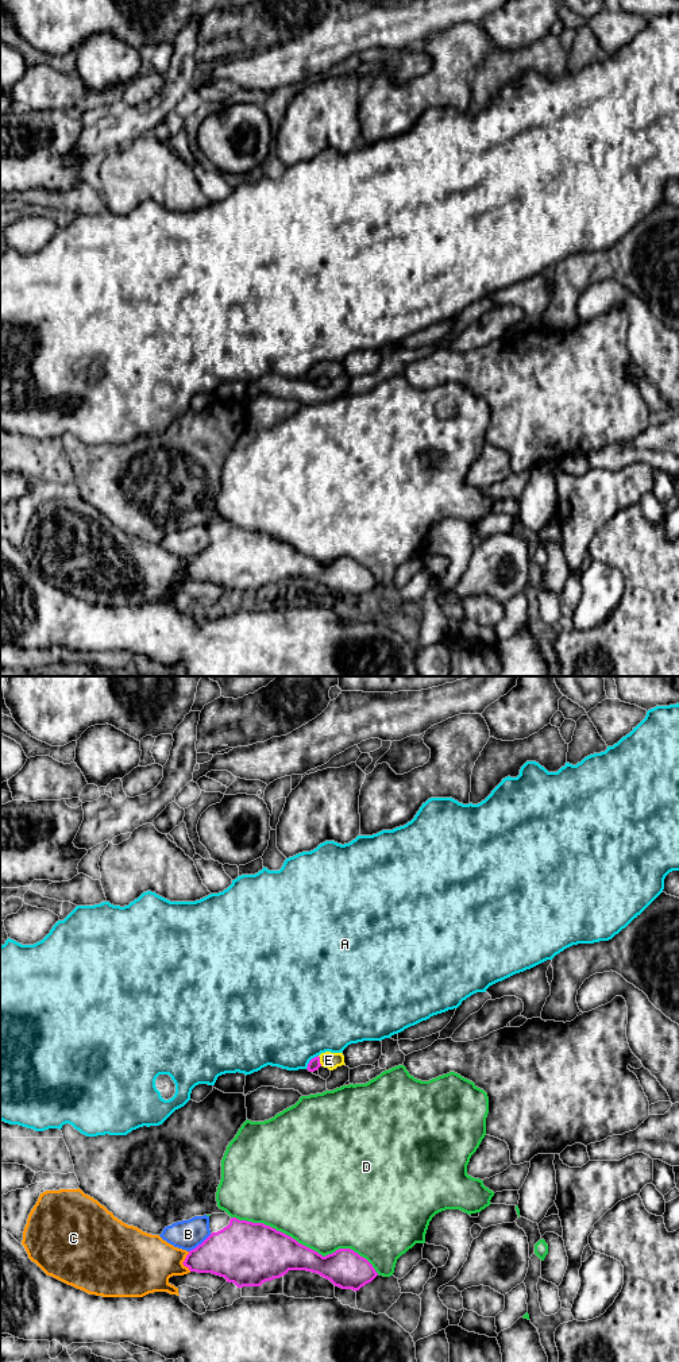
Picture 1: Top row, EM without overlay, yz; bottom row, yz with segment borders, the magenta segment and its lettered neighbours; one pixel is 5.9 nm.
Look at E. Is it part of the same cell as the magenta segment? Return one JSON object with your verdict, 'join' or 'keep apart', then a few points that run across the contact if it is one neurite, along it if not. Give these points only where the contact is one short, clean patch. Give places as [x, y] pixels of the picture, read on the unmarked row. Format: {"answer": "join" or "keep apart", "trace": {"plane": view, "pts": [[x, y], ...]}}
{"answer": "join", "trace": {"plane": "yz", "pts": [[313, 373], [319, 370], [328, 369]]}}

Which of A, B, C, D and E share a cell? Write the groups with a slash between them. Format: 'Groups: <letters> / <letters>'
Groups: A / B / C / D / E

